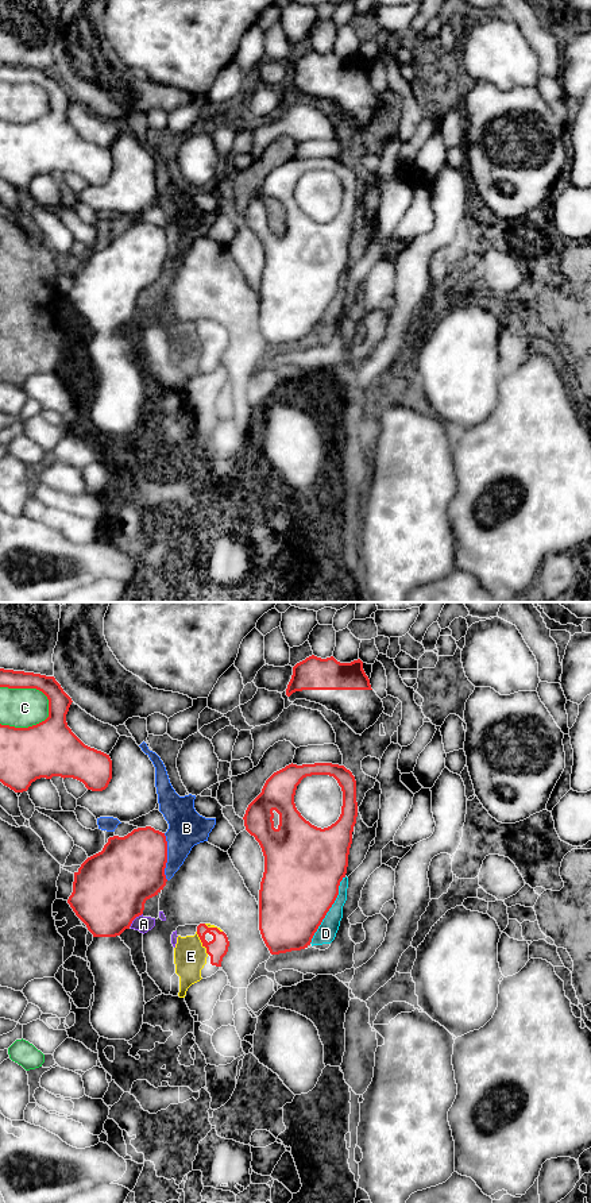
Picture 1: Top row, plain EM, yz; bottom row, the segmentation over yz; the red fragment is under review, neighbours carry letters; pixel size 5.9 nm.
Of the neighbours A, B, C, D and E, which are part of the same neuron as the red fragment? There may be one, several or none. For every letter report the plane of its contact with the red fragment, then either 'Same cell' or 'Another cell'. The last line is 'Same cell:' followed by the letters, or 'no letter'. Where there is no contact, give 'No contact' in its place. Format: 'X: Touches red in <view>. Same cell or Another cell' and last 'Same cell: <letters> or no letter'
A: Touches red in yz. Another cell
B: Touches red in yz. Another cell
C: Touches red in yz. Another cell
D: Touches red in yz. Another cell
E: Touches red in yz. Another cell
Same cell: no letter

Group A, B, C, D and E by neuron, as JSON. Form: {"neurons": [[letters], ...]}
{"neurons": [["A", "B", "D", "E"], ["C"]]}

